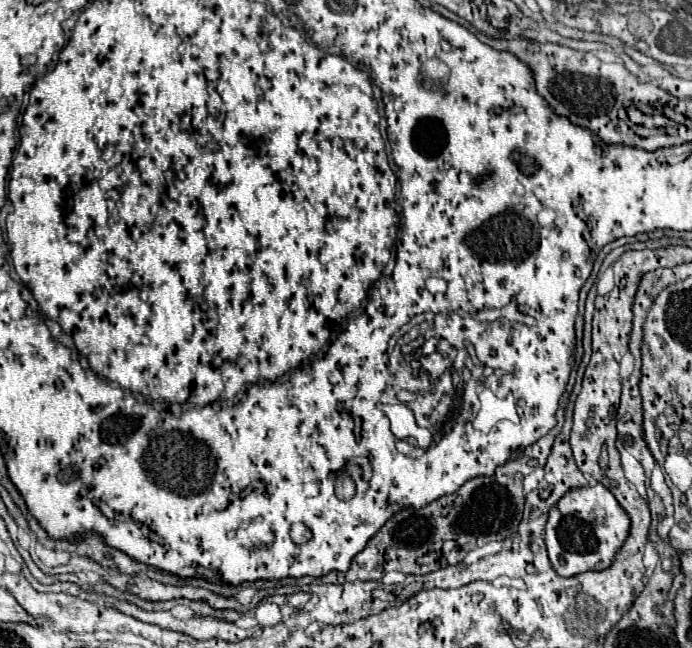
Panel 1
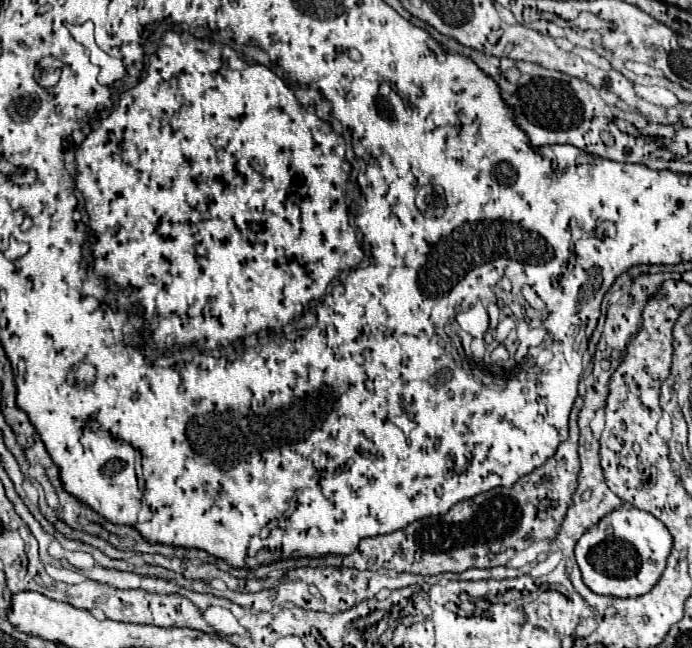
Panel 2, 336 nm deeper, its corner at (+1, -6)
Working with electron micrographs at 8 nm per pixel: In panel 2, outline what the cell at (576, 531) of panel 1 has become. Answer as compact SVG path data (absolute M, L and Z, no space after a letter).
M617 508L595 528L585 532L575 546L583 582L597 594L615 598L637 598L647 594L661 578L673 550L673 536L653 514L637 508Z

